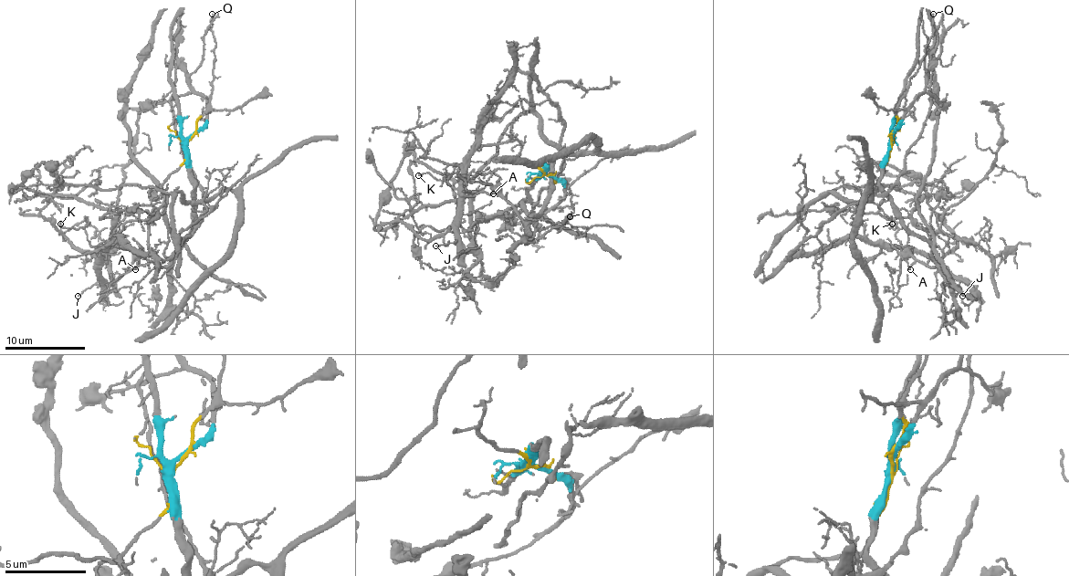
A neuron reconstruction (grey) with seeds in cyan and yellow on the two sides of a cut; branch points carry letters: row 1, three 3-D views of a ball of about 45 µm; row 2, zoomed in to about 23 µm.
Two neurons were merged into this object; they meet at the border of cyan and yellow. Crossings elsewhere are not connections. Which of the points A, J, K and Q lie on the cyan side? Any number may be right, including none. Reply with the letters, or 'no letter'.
A

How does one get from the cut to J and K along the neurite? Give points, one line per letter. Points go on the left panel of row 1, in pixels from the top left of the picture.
J: (188, 141), (184, 161), (162, 187), (158, 209), (128, 221), (103, 249), (99, 277), (78, 296)
K: (188, 141), (151, 215), (128, 221), (108, 246), (61, 224)

